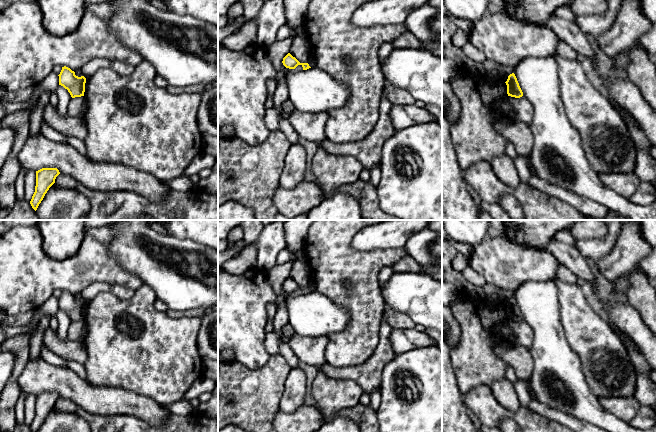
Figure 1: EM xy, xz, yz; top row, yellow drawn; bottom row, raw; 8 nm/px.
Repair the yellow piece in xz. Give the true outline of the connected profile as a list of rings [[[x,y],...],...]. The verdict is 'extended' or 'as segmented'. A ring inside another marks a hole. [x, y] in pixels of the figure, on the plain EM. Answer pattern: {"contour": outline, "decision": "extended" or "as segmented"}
{"contour": [[[288,277],[282,285],[283,289],[289,293],[295,293],[298,289],[303,291],[303,294],[311,292],[308,287],[300,287],[295,281]]], "decision": "as segmented"}

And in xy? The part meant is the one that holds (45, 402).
{"contour": [[[42,392],[36,395],[36,410],[30,428],[32,432],[38,432],[49,412],[55,407],[60,398],[57,392]]], "decision": "as segmented"}

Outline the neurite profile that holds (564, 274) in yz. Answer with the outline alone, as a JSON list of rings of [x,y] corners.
[[[559,265],[557,268],[557,277],[563,282],[566,283],[576,283],[578,277],[573,274],[568,268],[563,265]]]

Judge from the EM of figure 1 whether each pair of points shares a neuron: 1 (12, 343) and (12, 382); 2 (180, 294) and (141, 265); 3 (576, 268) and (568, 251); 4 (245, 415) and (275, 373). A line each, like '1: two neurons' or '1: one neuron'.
1: one neuron
2: one neuron
3: one neuron
4: one neuron

